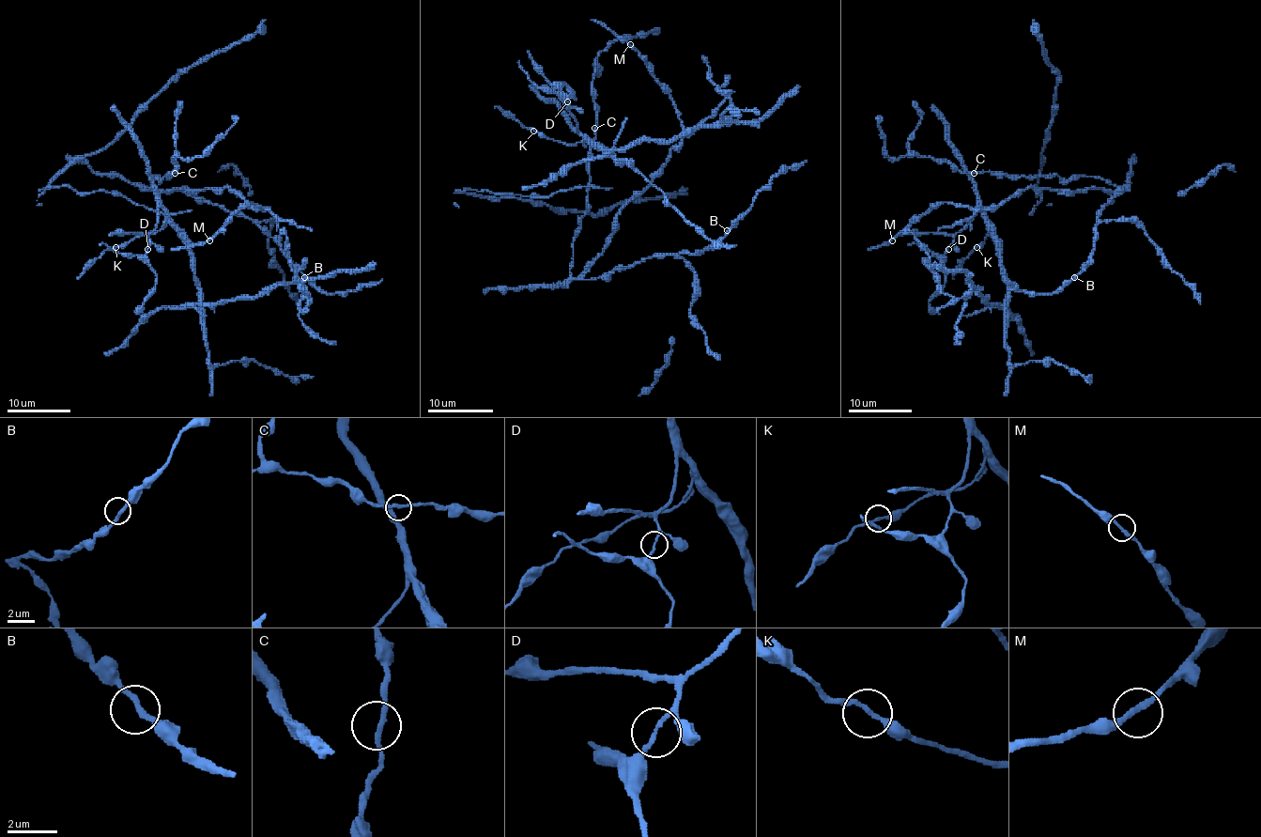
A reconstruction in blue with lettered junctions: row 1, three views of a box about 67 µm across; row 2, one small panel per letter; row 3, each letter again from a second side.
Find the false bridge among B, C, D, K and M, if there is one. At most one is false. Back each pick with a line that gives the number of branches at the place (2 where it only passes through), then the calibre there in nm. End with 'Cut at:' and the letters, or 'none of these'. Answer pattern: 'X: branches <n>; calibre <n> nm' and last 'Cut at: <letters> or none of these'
Cut at: none of these

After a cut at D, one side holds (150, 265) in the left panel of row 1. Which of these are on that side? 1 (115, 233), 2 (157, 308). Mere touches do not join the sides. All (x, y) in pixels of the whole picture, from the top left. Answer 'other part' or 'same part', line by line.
1: other part
2: other part

